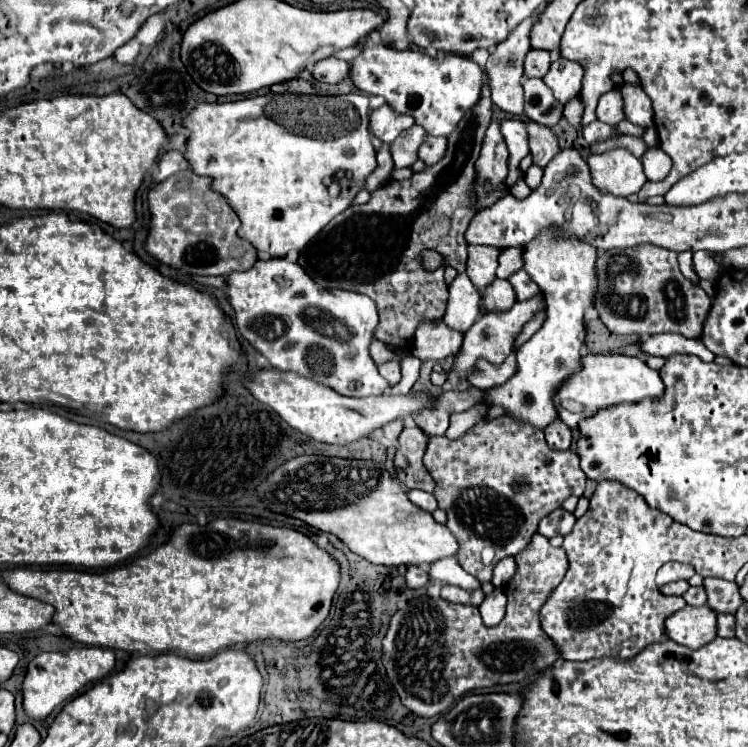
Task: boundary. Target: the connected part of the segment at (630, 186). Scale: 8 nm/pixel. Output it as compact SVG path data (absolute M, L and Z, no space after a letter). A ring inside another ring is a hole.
M622 147L604 151L600 155L590 155L586 163L590 167L594 187L598 187L600 193L628 197L638 193L648 181L640 159Z

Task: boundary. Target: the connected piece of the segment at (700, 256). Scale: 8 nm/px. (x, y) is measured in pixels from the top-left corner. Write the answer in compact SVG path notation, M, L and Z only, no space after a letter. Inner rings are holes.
M706 251L694 253L692 269L694 269L694 273L696 273L700 279L710 279L710 281L714 281L714 279L720 275L720 267L716 265L716 261L714 261L714 259L710 257L710 253L706 253Z

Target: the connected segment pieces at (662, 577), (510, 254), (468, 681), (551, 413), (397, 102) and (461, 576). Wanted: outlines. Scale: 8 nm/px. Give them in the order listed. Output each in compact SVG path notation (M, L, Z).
M666 563L656 575L656 584L666 585L678 581L678 579L690 579L694 575L694 567L692 565L684 565L684 563Z
M506 247L500 253L500 265L496 275L500 279L508 279L514 271L522 269L522 247Z
M536 533L530 545L514 557L516 575L506 583L506 617L496 627L486 627L474 605L414 595L406 609L394 613L382 641L382 661L390 683L402 703L420 717L446 713L460 695L492 687L496 683L518 683L552 667L560 657L538 623L538 609L568 571L562 547L552 547Z
M542 229L542 233L538 233L538 237L534 237L534 241L530 241L530 245L526 245L524 249L524 269L528 271L528 275L532 277L532 281L540 287L542 297L546 301L546 313L548 319L542 325L542 329L538 333L534 333L518 351L518 373L508 379L504 385L488 389L486 391L486 399L484 403L488 405L504 405L508 409L508 415L514 419L520 419L524 423L530 423L538 429L544 429L548 423L552 423L558 413L554 407L554 393L558 391L558 387L564 383L564 379L568 379L574 371L580 369L580 357L582 357L582 333L584 333L584 311L588 305L594 305L594 295L596 295L596 287L598 287L598 279L596 279L596 247L592 247L586 241L578 241L576 237L568 237L564 235L560 229Z
M366 37L364 41L362 53L350 61L352 83L368 95L382 95L398 113L412 115L414 121L428 131L428 135L448 137L464 113L474 107L474 101L478 101L484 73L466 57L448 53L442 63L436 63L420 51L396 51L382 47L380 43L374 43L372 37Z
M442 557L442 559L434 561L428 569L428 575L430 575L430 579L436 579L440 583L458 585L462 589L478 589L480 587L480 583L460 567L456 557Z

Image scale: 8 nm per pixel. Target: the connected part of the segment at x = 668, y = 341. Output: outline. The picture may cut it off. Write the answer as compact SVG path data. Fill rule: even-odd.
M658 333L650 335L648 339L638 339L640 351L646 355L656 355L656 357L672 357L676 353L688 353L696 355L702 361L714 361L714 355L704 347L700 339L686 339L680 333Z

